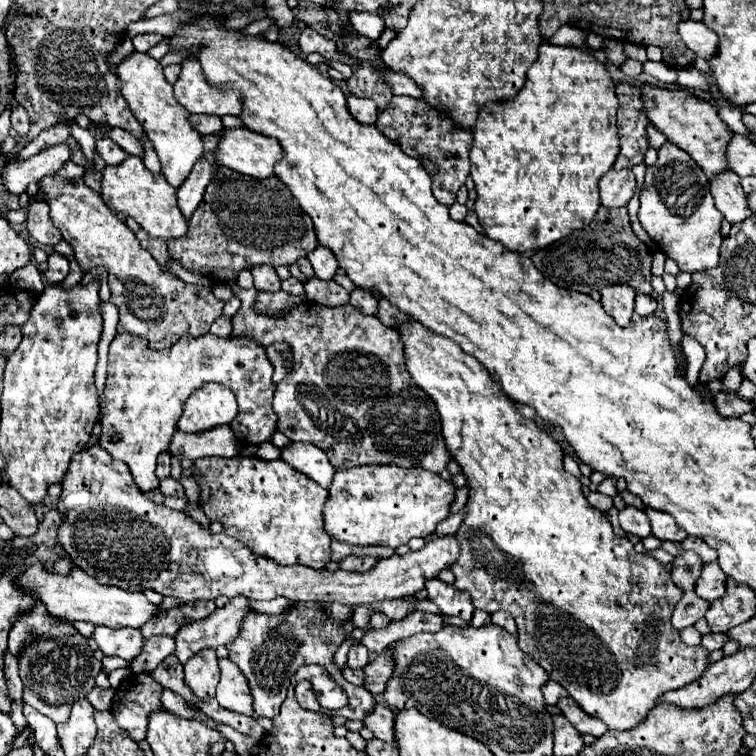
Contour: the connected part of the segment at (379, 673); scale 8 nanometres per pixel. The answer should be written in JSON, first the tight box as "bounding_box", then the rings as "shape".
{"bounding_box":[364,651,394,695],"shape":[[[390,651],[380,653],[372,663],[368,663],[368,665],[364,667],[364,673],[366,673],[366,683],[364,683],[364,687],[366,687],[372,695],[384,693],[386,683],[388,683],[388,679],[392,677],[392,671],[394,671],[392,653],[390,653]]]}

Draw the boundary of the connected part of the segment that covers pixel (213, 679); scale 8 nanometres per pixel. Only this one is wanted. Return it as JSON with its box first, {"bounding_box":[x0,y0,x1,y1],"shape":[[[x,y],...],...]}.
{"bounding_box":[184,649,220,699],"shape":[[[216,649],[198,651],[184,665],[184,673],[186,673],[186,683],[194,695],[200,695],[200,699],[214,697],[220,679]]]}

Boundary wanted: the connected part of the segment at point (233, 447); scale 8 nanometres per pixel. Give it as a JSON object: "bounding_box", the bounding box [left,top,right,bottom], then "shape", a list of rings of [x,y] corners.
{"bounding_box":[168,427,240,461],"shape":[[[216,427],[216,431],[204,431],[204,435],[184,435],[176,431],[170,439],[168,453],[178,459],[196,461],[202,457],[236,457],[240,445],[230,427]]]}

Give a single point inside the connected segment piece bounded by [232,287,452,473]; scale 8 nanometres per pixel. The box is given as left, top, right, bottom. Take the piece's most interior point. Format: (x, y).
(349, 393)

